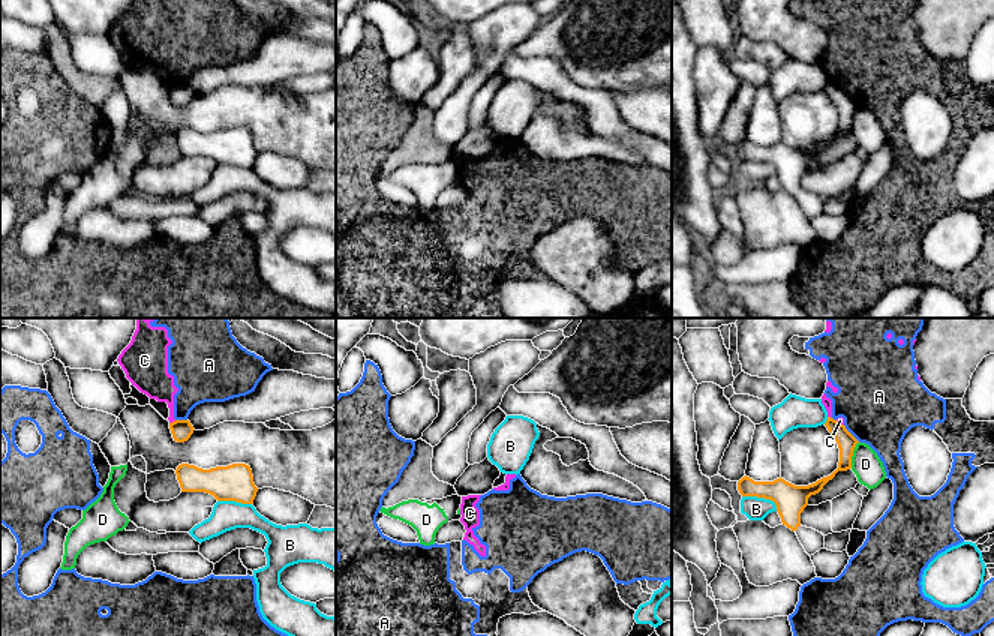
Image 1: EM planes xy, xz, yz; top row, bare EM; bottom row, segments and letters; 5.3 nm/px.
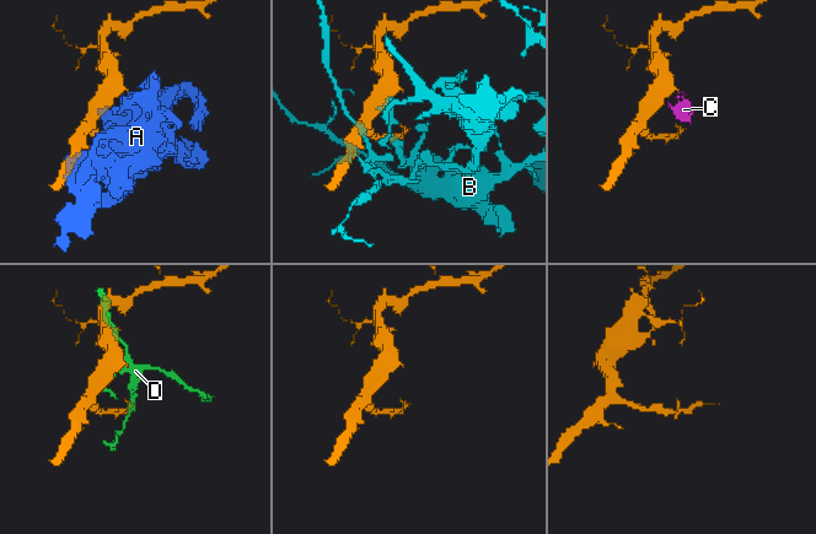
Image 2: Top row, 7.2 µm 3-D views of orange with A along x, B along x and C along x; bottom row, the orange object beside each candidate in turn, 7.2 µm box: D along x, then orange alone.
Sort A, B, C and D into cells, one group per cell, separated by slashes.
A C / B / D

